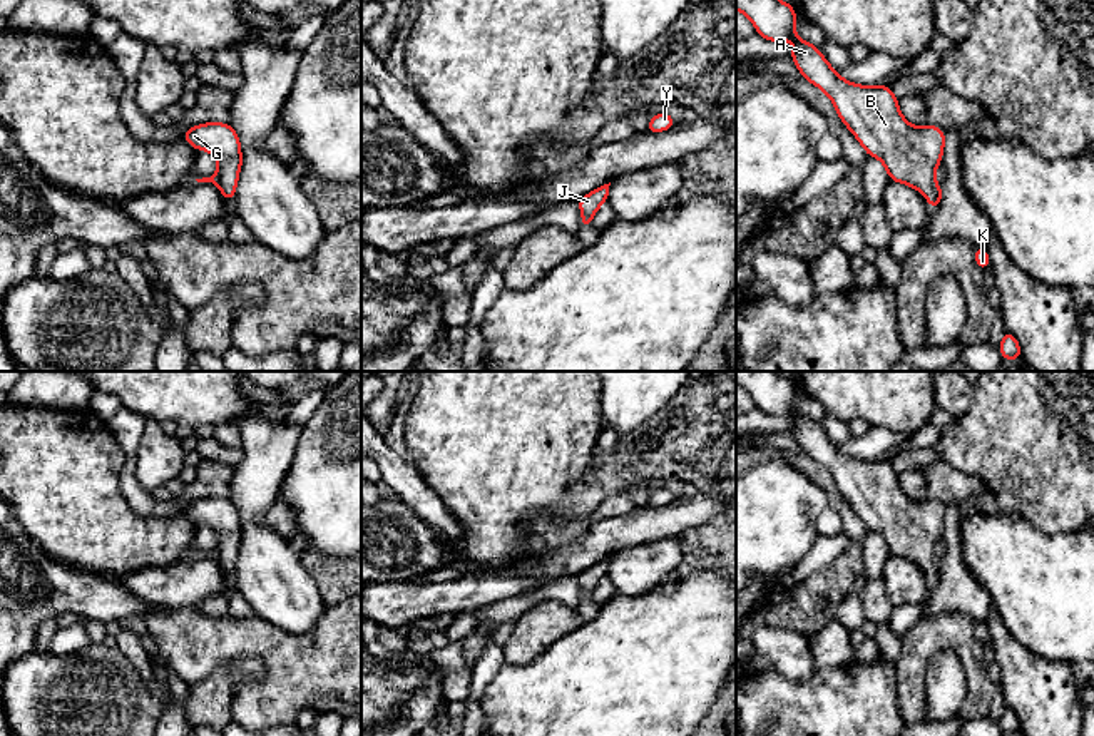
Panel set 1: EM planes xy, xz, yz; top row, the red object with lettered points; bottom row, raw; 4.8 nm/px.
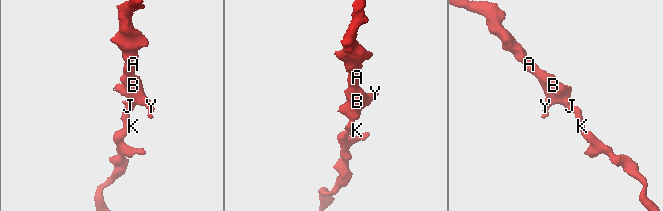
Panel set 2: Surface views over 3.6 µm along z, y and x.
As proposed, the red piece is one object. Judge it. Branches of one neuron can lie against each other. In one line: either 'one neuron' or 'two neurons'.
one neuron

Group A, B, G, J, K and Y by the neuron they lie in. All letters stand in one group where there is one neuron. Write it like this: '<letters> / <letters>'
A B G J K Y

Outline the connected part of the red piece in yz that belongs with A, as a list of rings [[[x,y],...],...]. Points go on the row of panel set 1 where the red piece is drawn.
[[[736,0],[736,10],[754,23],[763,38],[790,40],[795,45],[790,59],[803,79],[831,99],[843,125],[853,132],[868,157],[883,162],[890,181],[920,191],[932,209],[942,204],[942,187],[935,182],[935,172],[943,156],[945,130],[932,124],[908,124],[898,110],[898,99],[885,84],[867,87],[841,79],[816,45],[796,35],[798,15],[791,3]]]

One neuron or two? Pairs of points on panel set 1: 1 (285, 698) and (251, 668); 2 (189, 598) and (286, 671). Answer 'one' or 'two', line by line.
1: two
2: two

